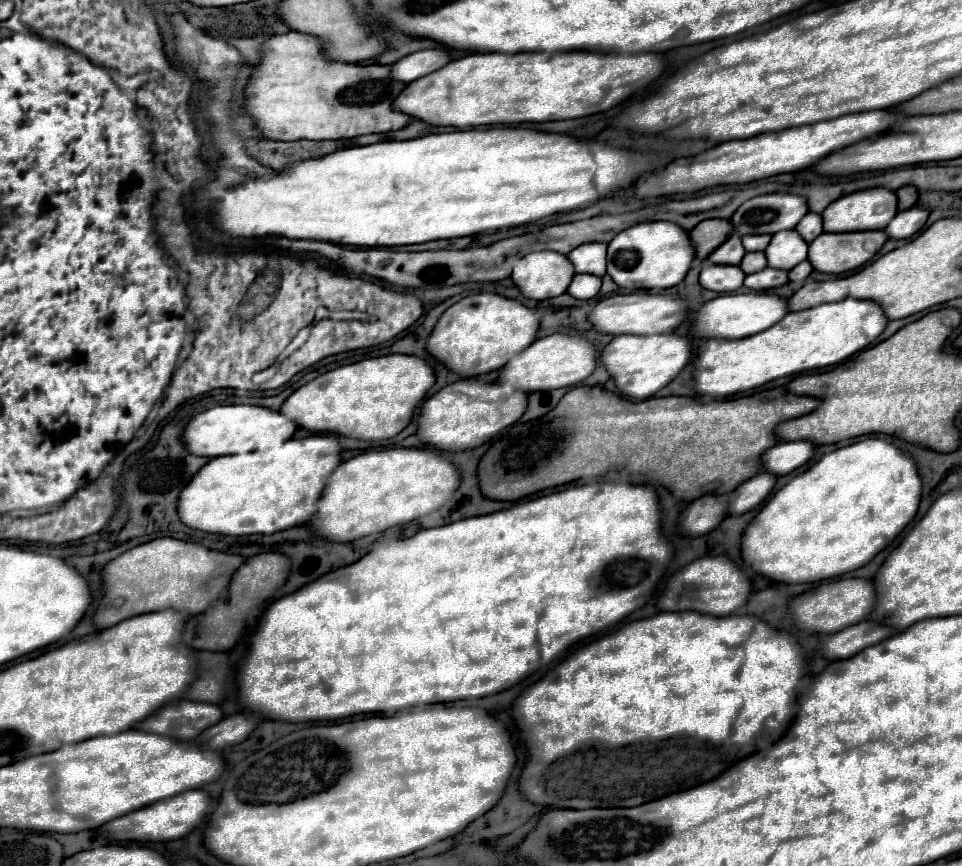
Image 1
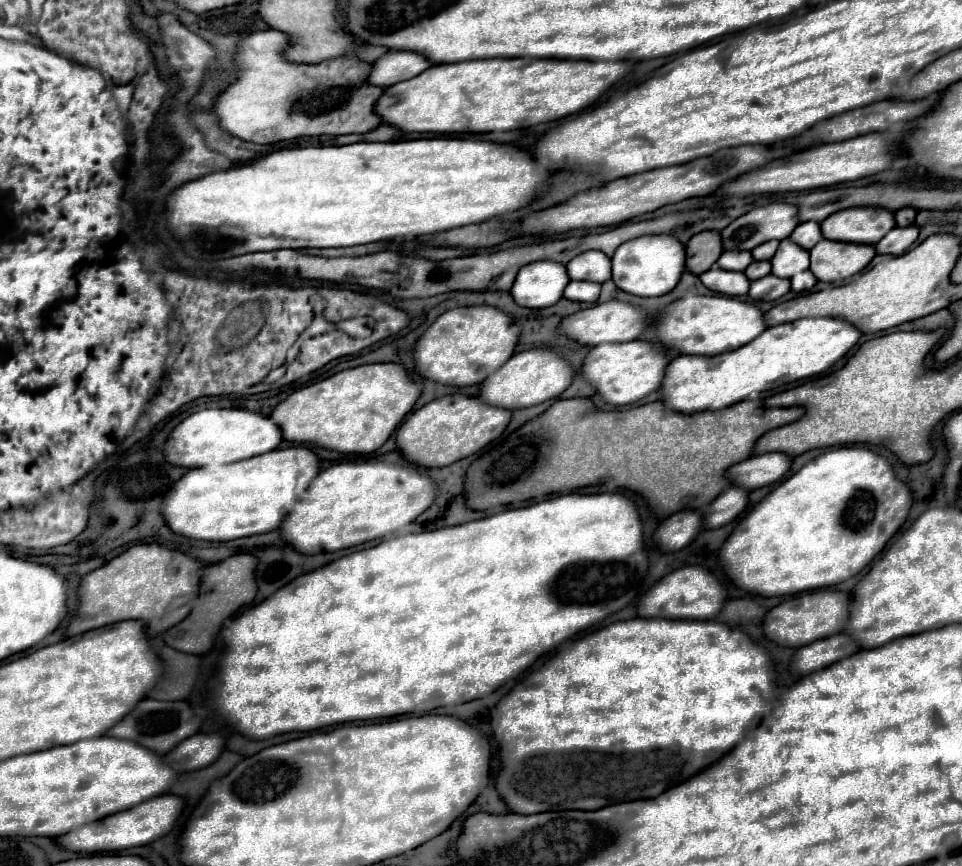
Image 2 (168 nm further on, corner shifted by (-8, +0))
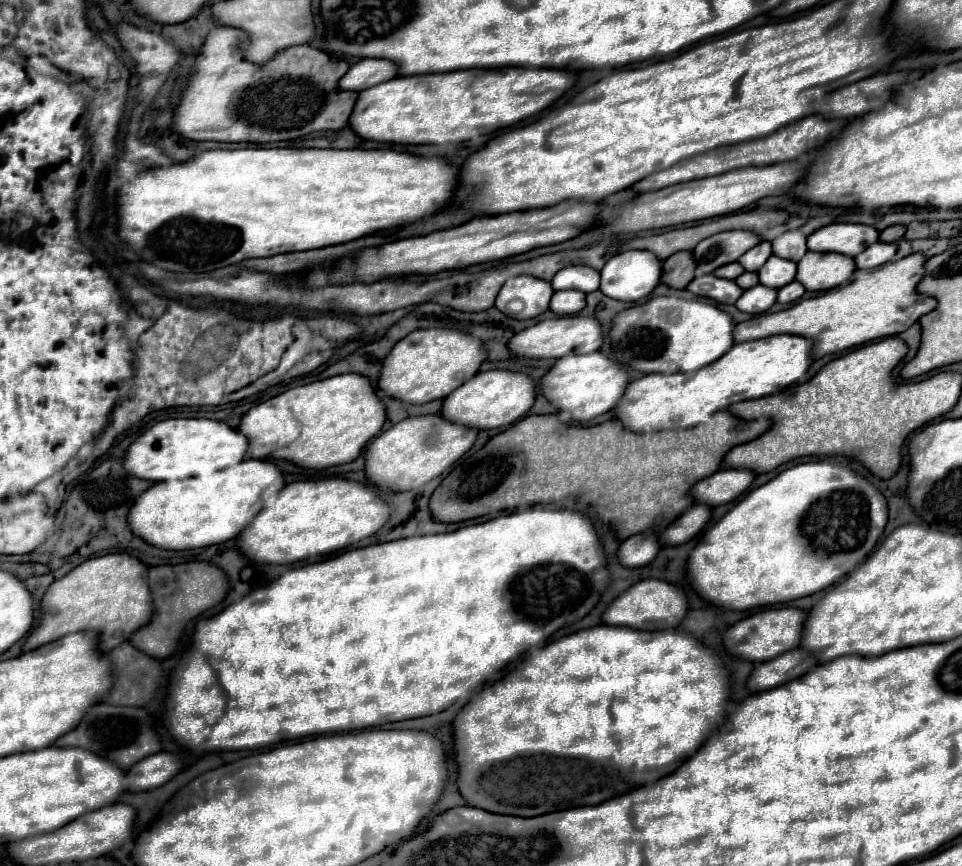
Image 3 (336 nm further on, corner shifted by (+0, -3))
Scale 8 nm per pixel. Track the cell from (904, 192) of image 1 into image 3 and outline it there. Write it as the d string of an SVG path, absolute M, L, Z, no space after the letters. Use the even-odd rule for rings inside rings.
M890 226L890 228L880 232L880 242L888 242L888 244L898 242L898 240L904 238L904 232L906 232L904 226Z

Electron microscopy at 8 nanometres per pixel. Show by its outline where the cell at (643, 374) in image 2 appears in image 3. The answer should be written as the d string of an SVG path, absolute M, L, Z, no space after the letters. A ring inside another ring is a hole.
M604 352L564 356L558 358L542 376L540 386L544 398L556 408L556 412L568 412L574 422L588 422L614 408L628 386L628 372Z

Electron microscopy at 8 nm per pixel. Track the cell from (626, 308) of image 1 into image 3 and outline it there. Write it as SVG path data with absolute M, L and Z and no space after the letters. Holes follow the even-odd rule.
M560 316L560 318L552 318L552 320L542 320L518 334L514 334L508 340L508 350L516 356L522 358L562 358L568 354L588 354L594 352L602 346L604 334L602 334L602 326L596 318L590 316Z

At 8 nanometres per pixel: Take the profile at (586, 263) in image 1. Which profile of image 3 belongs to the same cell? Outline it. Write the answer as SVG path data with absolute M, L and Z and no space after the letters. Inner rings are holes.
M568 266L562 268L552 278L554 290L580 290L584 294L596 292L600 284L600 272L590 270L588 266Z

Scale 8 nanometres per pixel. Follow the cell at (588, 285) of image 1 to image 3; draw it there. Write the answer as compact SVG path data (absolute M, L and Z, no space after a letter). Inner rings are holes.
M578 290L554 292L550 300L550 310L558 316L574 316L586 306L586 294Z

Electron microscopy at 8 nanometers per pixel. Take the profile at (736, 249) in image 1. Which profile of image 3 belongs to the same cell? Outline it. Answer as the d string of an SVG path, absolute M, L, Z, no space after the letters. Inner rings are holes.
M732 262L728 266L720 266L720 270L714 270L714 276L718 278L726 278L726 280L734 280L740 274L744 274L744 268L738 262Z

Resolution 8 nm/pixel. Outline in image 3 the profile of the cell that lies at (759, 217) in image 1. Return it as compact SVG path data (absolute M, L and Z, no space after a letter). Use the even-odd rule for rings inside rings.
M730 230L730 232L720 232L714 234L706 240L702 240L692 256L696 258L696 266L700 272L710 274L716 268L736 262L744 252L748 252L752 246L760 242L760 236L748 232L748 230Z

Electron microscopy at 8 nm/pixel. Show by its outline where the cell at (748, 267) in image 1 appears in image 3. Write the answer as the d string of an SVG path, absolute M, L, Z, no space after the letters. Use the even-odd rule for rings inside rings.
M744 272L740 278L736 278L734 280L742 290L748 290L748 288L752 288L752 286L756 286L758 284L758 274L756 272Z

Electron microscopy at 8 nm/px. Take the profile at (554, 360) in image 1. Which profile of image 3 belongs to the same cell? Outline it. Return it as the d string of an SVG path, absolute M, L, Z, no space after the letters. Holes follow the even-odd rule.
M488 370L476 374L460 388L456 388L450 396L446 396L442 400L440 416L460 426L468 426L476 430L494 430L494 428L510 426L518 418L522 418L532 408L534 398L536 398L534 384L526 374L510 372L510 370Z

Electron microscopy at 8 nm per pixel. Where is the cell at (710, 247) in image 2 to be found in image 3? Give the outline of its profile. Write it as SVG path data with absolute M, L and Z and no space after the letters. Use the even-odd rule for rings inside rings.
M692 252L672 254L662 264L660 282L664 282L670 288L682 290L682 288L686 288L694 280L694 270L696 270L696 262L692 258Z

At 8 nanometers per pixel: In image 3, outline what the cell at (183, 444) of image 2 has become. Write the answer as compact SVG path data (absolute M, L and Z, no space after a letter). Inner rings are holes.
M168 418L156 422L130 444L122 466L124 472L132 478L150 482L178 480L188 476L212 474L216 470L224 470L232 464L238 464L244 460L246 450L248 440L224 422L206 418Z

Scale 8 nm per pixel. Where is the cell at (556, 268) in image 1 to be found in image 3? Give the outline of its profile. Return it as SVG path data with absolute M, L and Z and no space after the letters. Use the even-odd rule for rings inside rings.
M516 276L502 286L496 308L516 320L532 319L548 310L552 294L550 282L534 276Z

